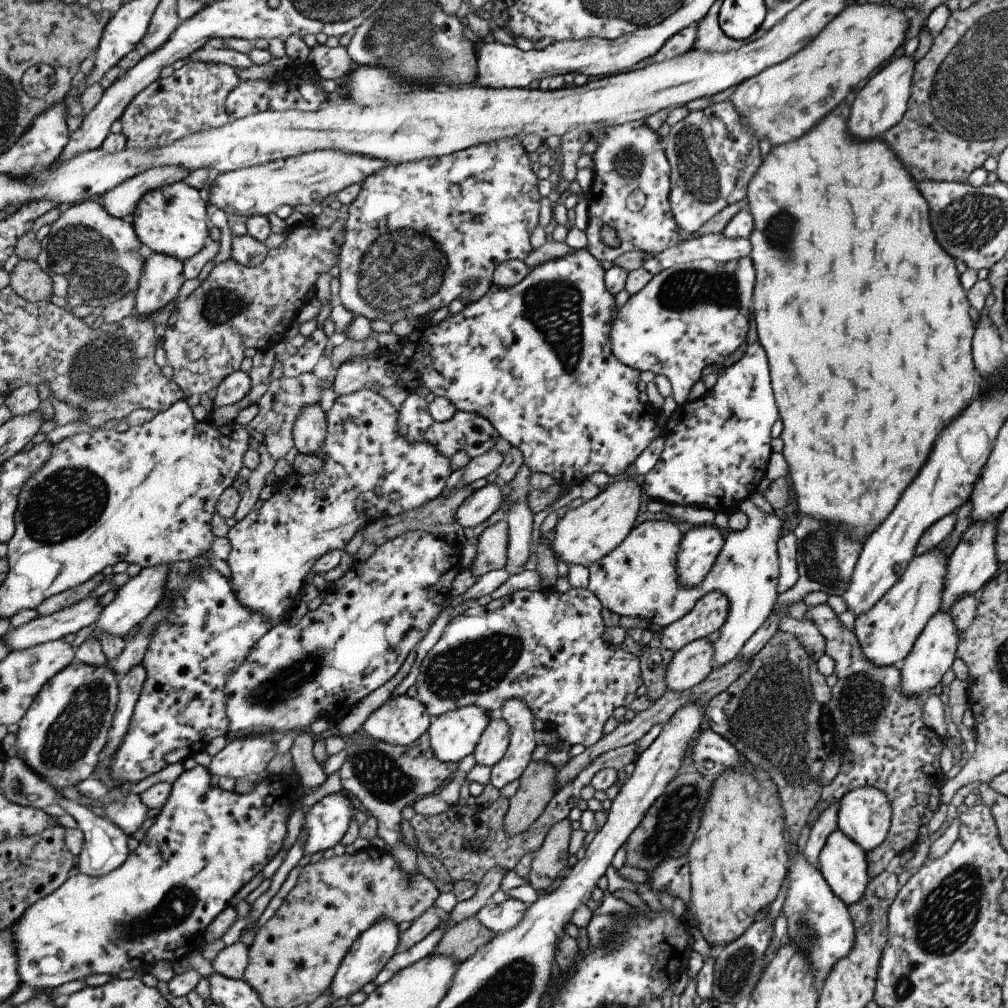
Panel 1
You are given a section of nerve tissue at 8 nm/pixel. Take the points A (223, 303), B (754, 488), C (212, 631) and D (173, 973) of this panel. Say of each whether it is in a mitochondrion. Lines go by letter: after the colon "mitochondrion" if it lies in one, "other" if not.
A: mitochondrion
B: other
C: mitochondrion
D: other

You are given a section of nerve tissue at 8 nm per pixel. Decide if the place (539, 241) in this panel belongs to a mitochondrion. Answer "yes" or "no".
no

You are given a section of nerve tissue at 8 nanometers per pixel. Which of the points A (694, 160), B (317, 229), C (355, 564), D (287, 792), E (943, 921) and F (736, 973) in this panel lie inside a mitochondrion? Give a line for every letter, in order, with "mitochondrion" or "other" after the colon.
A: mitochondrion
B: other
C: other
D: other
E: mitochondrion
F: mitochondrion

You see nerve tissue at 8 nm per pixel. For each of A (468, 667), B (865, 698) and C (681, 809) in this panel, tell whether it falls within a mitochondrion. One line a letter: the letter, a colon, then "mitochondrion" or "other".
A: mitochondrion
B: mitochondrion
C: mitochondrion

